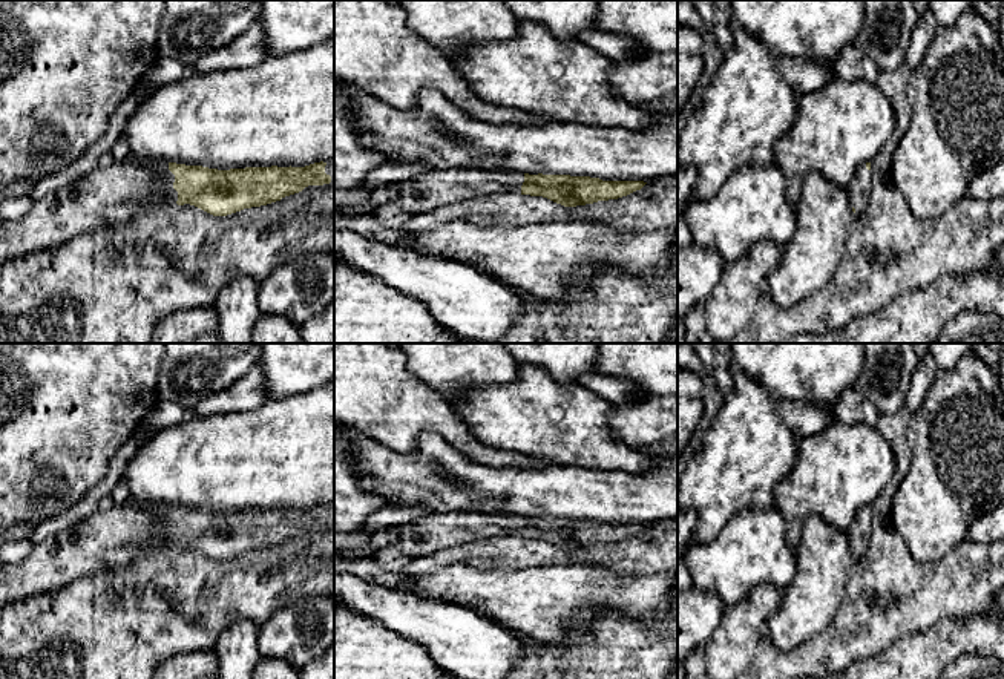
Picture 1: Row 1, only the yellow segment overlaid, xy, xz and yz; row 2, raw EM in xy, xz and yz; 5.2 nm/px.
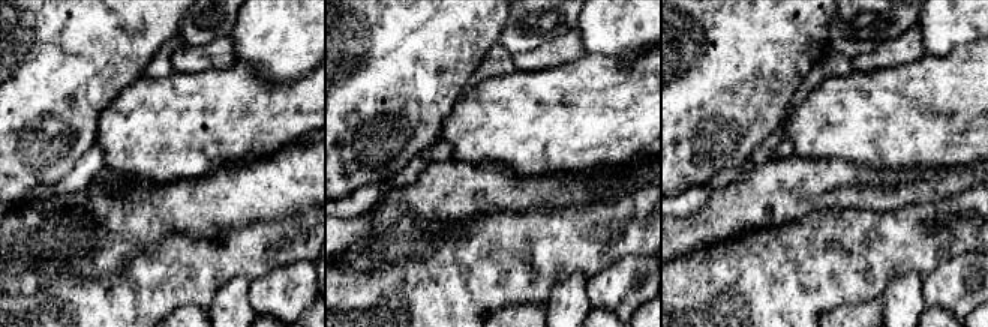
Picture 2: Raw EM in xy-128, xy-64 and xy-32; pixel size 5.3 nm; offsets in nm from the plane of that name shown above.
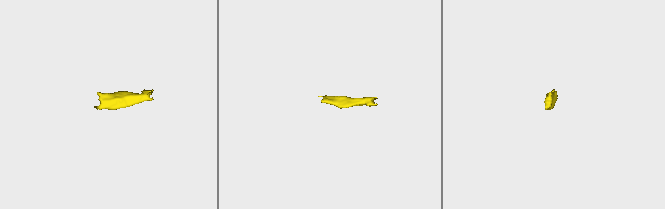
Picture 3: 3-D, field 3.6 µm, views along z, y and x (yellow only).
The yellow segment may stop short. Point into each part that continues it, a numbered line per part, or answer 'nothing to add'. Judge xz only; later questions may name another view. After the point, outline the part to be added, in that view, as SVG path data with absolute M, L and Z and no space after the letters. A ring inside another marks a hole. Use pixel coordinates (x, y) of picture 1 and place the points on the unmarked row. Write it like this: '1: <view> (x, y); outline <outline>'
1: xz (436, 531); outline M431 512L425 518L389 527L389 546L409 558L492 536L521 536L524 517L483 512Z

